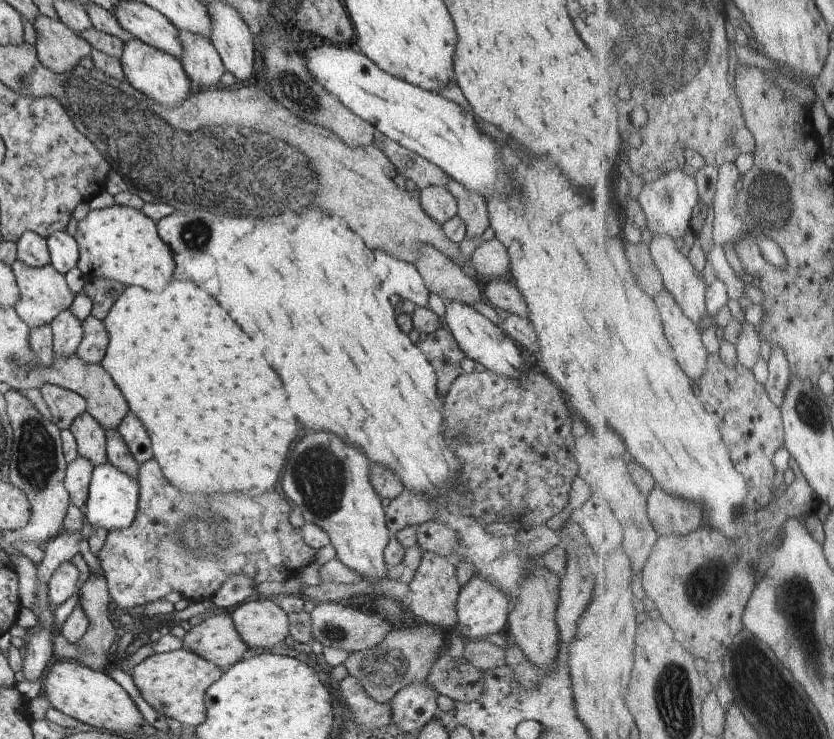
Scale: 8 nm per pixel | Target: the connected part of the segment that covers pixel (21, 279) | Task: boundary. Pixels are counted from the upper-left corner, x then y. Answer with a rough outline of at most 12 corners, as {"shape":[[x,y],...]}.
{"shape":[[51,264],[10,265],[15,309],[30,329],[71,308],[75,293]]}

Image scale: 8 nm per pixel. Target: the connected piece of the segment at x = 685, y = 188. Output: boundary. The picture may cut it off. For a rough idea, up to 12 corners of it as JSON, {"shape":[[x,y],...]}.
{"shape":[[683,168],[646,185],[654,234],[682,238],[703,206],[700,182]]}

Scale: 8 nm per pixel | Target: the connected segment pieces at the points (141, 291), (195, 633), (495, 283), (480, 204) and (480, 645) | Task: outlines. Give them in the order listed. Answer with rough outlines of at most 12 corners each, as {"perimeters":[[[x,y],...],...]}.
{"perimeters":[[[127,286],[101,365],[182,493],[275,488],[296,428],[212,296]],[[232,616],[193,626],[183,648],[222,670],[244,659],[248,644]],[[501,279],[481,285],[494,308],[528,318],[516,285]],[[448,177],[446,188],[457,202],[466,236],[489,226],[487,202]],[[465,640],[463,657],[485,671],[505,664],[505,649]]]}

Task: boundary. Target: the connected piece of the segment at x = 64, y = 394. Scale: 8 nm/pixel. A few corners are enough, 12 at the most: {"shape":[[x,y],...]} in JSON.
{"shape":[[45,384],[41,393],[62,431],[87,411],[80,394]]}

